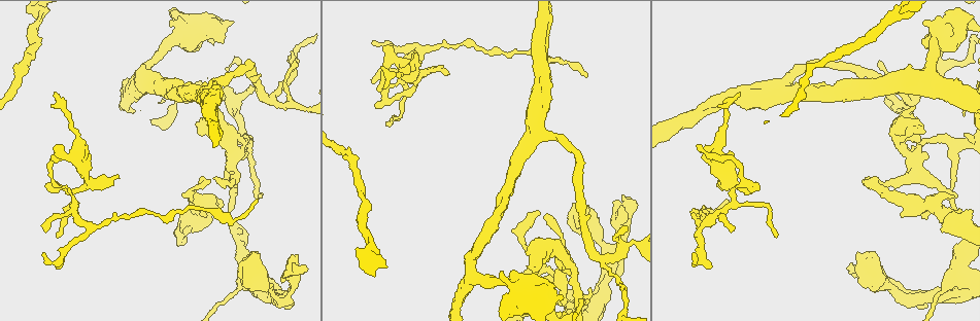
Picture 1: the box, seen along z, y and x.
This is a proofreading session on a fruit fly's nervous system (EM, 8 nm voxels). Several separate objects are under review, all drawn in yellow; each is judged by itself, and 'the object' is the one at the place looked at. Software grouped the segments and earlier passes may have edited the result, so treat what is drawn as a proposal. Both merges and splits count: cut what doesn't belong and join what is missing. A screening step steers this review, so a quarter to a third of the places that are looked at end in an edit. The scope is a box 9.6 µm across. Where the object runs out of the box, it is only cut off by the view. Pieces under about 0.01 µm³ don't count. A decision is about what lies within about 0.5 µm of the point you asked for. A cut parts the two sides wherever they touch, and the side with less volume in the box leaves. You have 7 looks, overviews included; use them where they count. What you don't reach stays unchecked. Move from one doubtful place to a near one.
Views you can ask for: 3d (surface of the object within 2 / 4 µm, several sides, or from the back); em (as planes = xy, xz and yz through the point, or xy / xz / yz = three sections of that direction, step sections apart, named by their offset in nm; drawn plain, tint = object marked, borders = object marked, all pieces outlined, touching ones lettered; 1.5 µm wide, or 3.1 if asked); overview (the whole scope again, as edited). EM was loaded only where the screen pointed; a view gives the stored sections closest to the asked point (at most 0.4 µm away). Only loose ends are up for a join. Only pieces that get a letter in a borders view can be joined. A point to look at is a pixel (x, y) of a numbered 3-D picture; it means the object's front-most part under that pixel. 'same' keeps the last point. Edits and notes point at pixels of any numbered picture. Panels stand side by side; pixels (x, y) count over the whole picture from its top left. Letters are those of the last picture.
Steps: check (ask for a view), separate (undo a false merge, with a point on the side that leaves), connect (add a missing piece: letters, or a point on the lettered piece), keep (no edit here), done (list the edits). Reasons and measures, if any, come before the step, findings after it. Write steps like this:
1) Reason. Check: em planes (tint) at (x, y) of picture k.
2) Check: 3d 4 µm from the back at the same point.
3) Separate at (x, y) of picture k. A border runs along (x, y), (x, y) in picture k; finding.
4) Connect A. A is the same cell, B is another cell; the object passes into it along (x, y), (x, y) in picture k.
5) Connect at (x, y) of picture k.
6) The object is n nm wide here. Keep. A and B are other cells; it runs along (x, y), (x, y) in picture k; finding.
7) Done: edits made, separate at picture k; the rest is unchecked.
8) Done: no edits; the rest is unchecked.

Thick end. Check: 3d 4 µm at (246, 256) of picture 1.

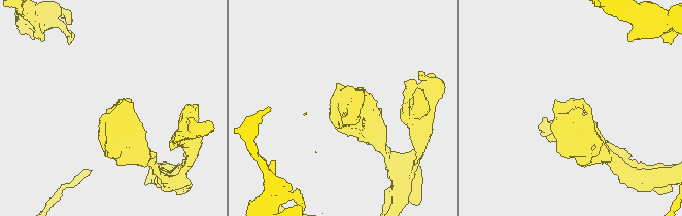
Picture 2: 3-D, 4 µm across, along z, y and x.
Need the tissue. Check: em planes (borders) at (585, 104) of picture 2.

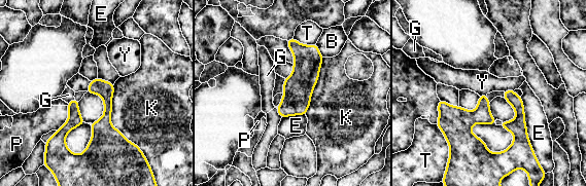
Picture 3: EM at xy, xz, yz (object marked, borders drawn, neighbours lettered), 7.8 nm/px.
The longest contact is with K, 500 nm. Keep. B, E, G, K, P, T and Y are other cells; a border runs along (524, 121), (526, 136), (536, 156) in picture 3; none of them fits.

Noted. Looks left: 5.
Thick turns thin. Check: 3d 2 µm at (237, 290) of picture 1.

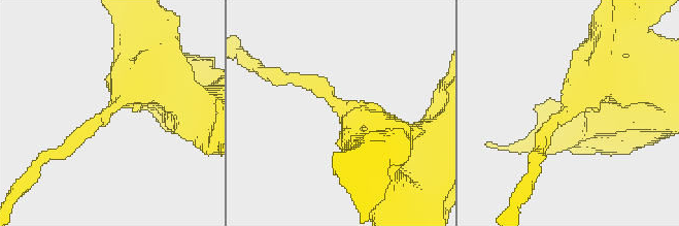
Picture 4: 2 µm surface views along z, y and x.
Now the EM. Check: em planes (borders) at (105, 112) of picture 4.

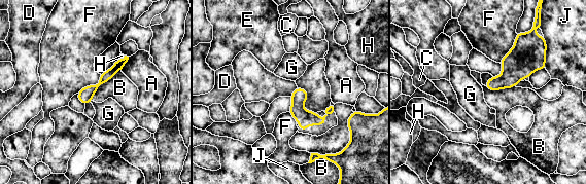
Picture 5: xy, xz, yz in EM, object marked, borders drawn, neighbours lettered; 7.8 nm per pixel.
The object is 110 nm wide here. Keep. A, B, C, D, E, F, G, H and J are other cells; a border runs along (100, 74), (97, 83), (76, 93) in picture 5; continuous, no second neuron.

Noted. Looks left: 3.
Thin neck. Check: 3d 2 µm from the back at (524, 53) of picture 1.

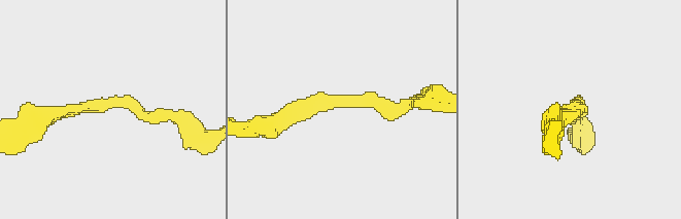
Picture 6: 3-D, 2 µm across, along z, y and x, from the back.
Check: em planes (borders) at (111, 104) of picture 6.

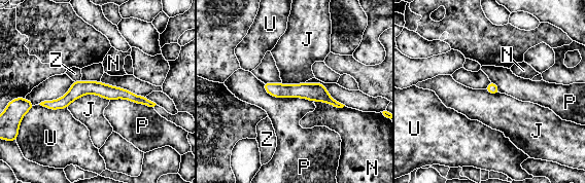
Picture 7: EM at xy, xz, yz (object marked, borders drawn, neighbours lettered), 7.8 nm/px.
Keep. J, N, P, U and Z are other cells; it runs along (45, 104), (78, 88), (150, 104) in picture 7; continuous, no second neuron.

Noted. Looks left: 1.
Done: no edits; the rest is unchecked.

